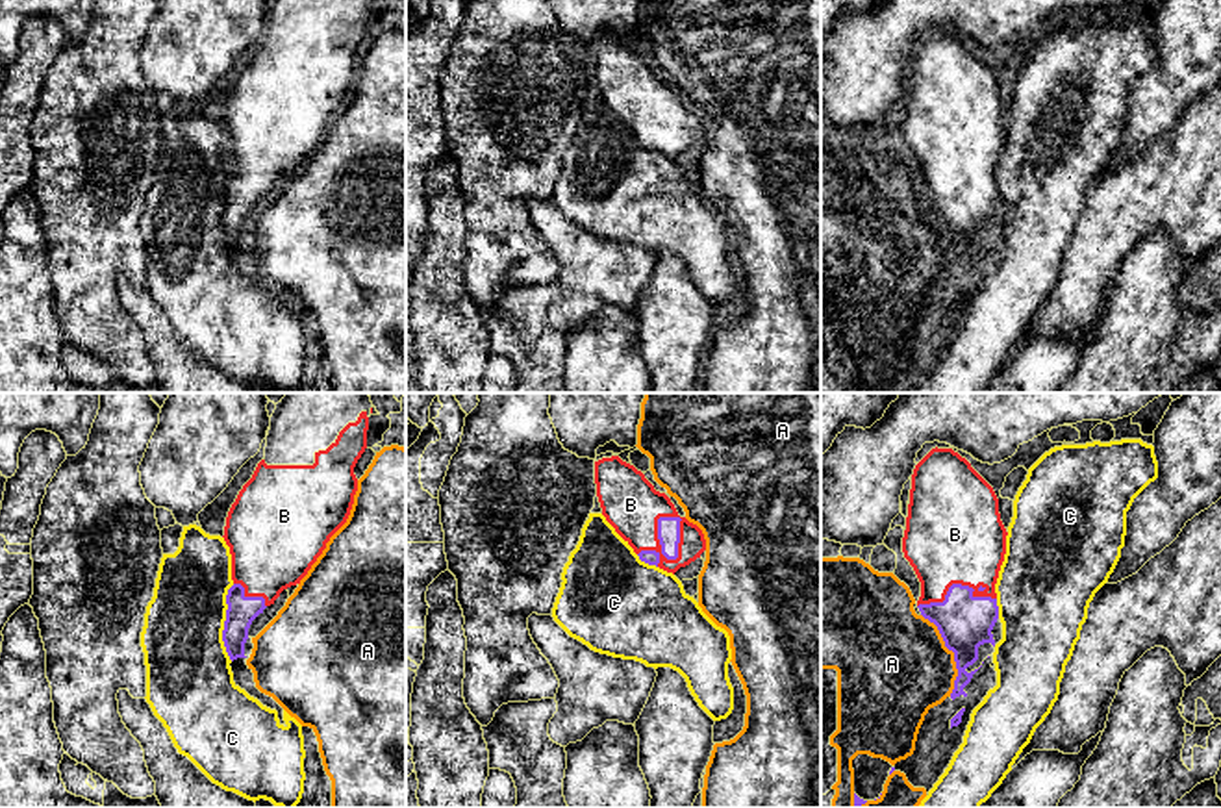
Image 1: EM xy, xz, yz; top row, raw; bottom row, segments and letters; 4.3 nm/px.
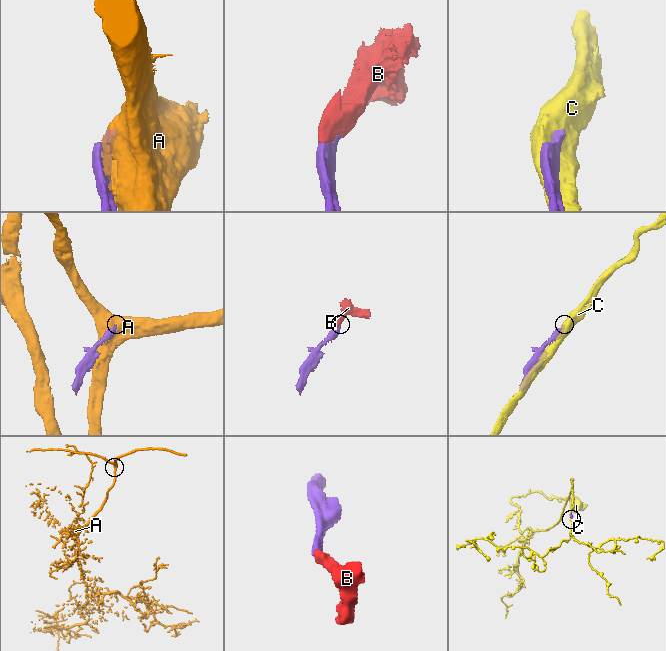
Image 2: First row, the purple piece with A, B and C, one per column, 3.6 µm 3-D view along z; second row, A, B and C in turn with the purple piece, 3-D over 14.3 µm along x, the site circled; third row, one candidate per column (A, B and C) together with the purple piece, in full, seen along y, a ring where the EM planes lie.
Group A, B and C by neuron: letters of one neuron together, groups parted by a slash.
A / B / C

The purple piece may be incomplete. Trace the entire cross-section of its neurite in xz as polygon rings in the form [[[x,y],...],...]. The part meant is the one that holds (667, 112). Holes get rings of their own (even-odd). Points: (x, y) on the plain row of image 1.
[[[619,41],[595,46],[595,69],[602,100],[641,146],[674,159],[706,135],[702,115]]]

